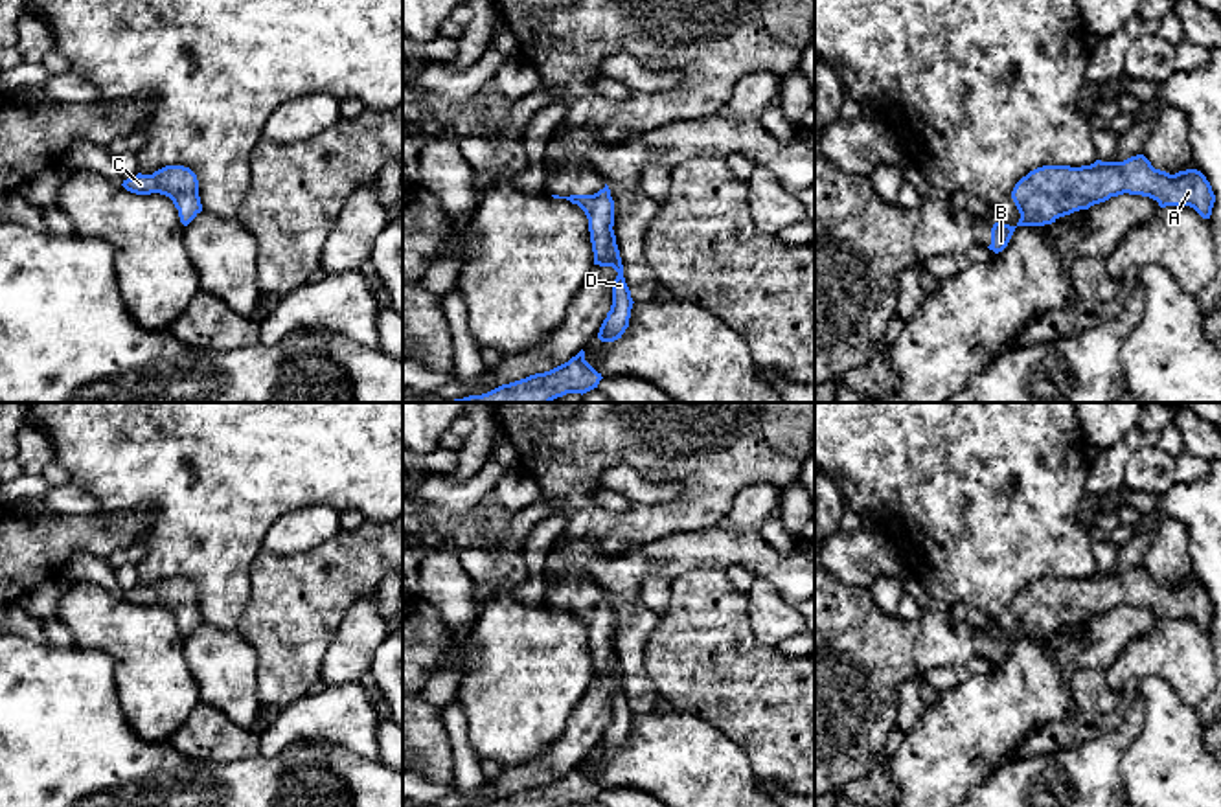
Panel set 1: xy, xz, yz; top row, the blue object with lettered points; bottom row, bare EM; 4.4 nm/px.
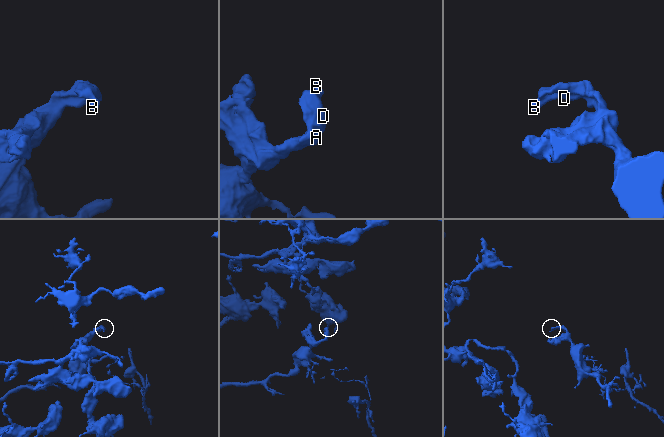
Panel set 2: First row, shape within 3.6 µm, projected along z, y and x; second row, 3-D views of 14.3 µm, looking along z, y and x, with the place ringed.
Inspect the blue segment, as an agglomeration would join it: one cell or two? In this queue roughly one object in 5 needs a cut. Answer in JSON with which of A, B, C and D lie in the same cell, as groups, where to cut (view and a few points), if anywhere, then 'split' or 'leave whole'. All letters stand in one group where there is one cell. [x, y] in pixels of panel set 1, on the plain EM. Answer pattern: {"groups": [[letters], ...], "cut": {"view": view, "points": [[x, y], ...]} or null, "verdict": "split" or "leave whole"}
{"groups": [["A", "B", "C", "D"]], "cut": null, "verdict": "leave whole"}

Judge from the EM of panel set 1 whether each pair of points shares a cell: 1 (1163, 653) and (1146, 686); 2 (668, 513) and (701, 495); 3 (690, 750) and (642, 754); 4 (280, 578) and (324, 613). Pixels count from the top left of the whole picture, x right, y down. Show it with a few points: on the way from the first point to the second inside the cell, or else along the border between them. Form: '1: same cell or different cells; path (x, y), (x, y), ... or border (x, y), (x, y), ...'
1: different cells; border (1139, 677), (1159, 675), (1185, 703)
2: same cell; path (675, 513), (683, 513), (694, 502)
3: same cell; path (679, 754), (653, 754)
4: same cell; path (289, 589), (300, 600), (313, 602)

